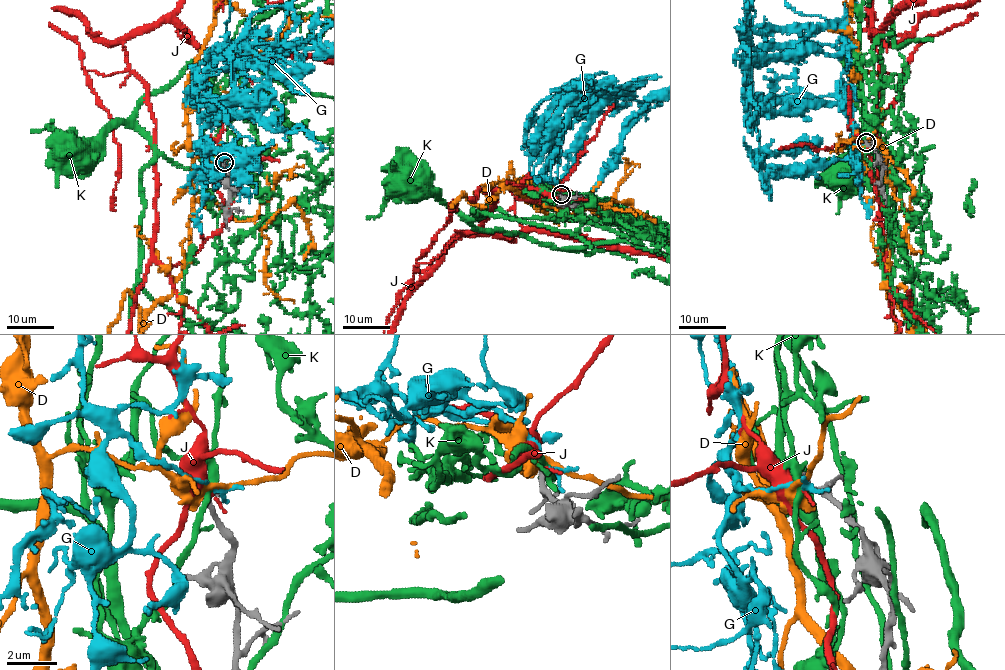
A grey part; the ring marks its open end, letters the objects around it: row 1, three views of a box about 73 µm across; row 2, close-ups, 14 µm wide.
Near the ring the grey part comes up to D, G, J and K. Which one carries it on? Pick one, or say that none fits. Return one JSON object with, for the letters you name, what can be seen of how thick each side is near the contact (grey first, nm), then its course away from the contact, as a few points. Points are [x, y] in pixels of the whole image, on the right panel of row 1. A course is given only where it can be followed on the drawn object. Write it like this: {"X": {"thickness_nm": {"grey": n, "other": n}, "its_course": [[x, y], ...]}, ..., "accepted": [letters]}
{"accepted": []}

